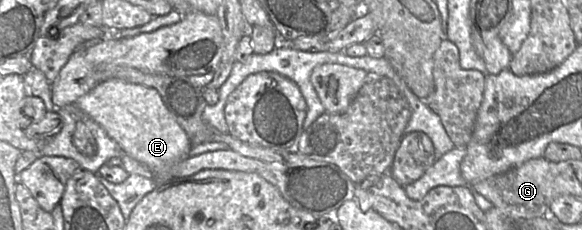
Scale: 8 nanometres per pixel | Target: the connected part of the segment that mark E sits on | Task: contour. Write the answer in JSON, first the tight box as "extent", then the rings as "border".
{"extent":[75,78,192,182],"border":[[[112,78],[80,96],[75,104],[105,129],[125,155],[144,164],[157,182],[172,179],[172,168],[189,156],[192,144],[187,134],[152,87]]]}

